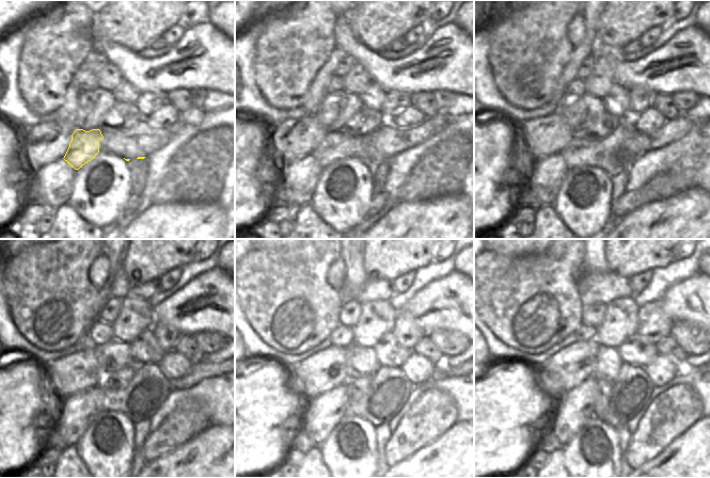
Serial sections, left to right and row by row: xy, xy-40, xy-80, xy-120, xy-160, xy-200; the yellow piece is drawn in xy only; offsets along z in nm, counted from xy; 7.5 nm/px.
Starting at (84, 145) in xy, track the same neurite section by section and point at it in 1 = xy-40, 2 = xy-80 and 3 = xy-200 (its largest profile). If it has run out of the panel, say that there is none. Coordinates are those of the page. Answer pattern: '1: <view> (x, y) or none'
1: xy-40 (326, 153)
2: xy-80 (620, 157)
3: xy-200 (626, 398)

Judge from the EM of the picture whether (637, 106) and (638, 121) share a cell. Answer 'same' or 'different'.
different

